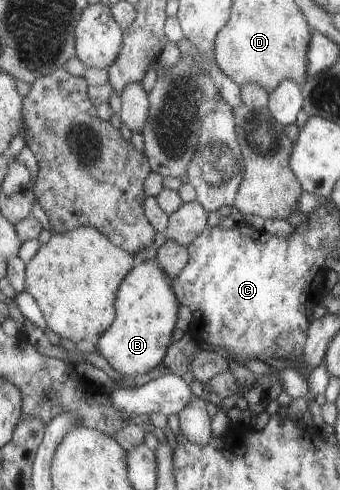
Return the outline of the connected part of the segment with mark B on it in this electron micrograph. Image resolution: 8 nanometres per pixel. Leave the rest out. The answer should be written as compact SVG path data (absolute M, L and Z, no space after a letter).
M152 259L138 262L120 283L115 321L102 336L96 337L96 351L120 375L131 377L148 373L167 355L181 305L172 291L171 280L163 266Z

